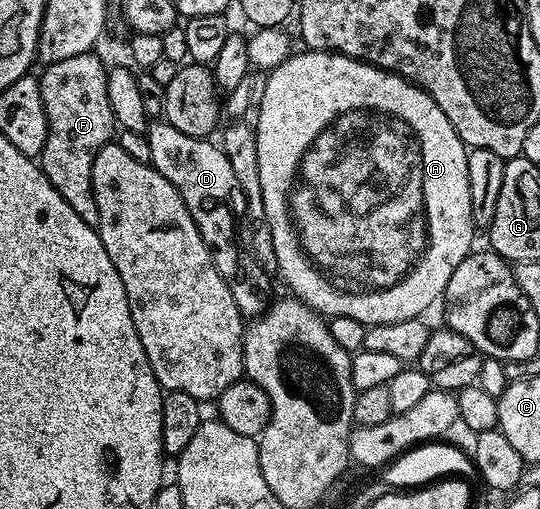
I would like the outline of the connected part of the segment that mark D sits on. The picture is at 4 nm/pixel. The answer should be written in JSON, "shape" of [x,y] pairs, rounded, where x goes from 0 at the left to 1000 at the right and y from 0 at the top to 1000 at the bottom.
{"shape":[[[307,242],[281,244],[269,267],[280,291],[280,322],[293,340],[306,344],[306,352],[313,352],[313,360],[320,360],[320,367],[328,367],[350,422],[369,450],[372,470],[391,491],[391,513],[409,548],[417,548],[417,564],[424,564],[444,615],[457,627],[478,625],[498,599],[494,544],[483,523],[472,521],[467,528],[457,523],[450,489],[443,483],[443,456],[450,442],[435,420],[435,409],[446,395],[441,385],[428,387],[428,379],[435,383],[444,373],[426,312],[391,273],[352,269]]]}

